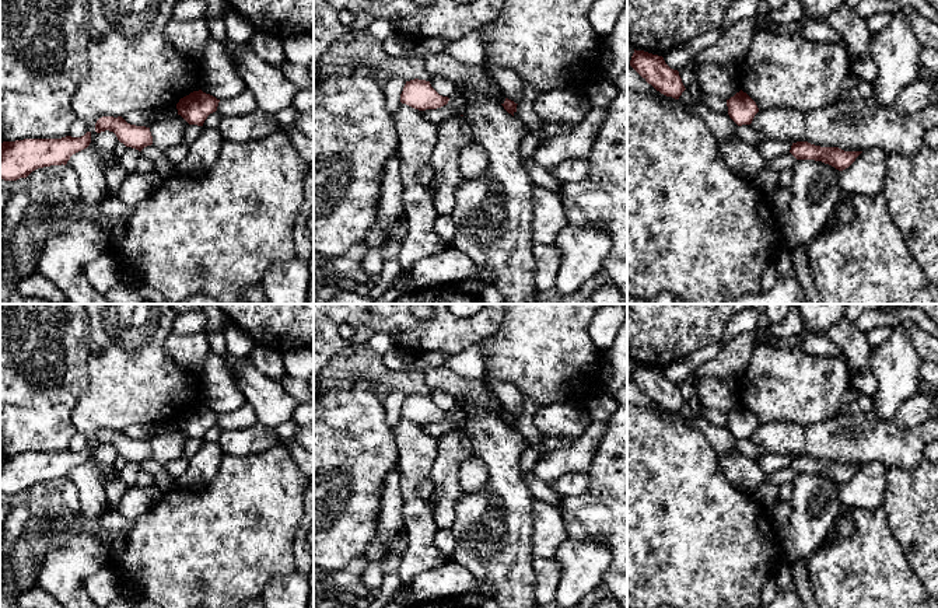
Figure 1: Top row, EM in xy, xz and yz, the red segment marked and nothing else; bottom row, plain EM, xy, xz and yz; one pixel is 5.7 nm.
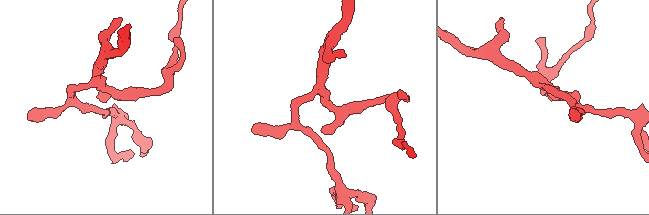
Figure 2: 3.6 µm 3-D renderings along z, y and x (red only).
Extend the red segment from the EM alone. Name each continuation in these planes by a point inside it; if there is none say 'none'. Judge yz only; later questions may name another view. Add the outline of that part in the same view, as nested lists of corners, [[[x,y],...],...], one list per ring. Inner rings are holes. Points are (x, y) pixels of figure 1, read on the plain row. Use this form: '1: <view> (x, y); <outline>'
none

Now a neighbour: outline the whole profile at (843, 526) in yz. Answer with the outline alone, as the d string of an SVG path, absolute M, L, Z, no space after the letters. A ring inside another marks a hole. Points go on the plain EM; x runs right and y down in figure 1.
M846 509L844 513L839 513L834 524L830 527L830 532L833 535L840 535L843 538L848 538L854 534L855 527L853 524L853 510L854 509Z

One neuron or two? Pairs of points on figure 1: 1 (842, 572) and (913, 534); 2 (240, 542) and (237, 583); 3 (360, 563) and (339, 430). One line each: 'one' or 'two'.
1: two
2: one
3: two

